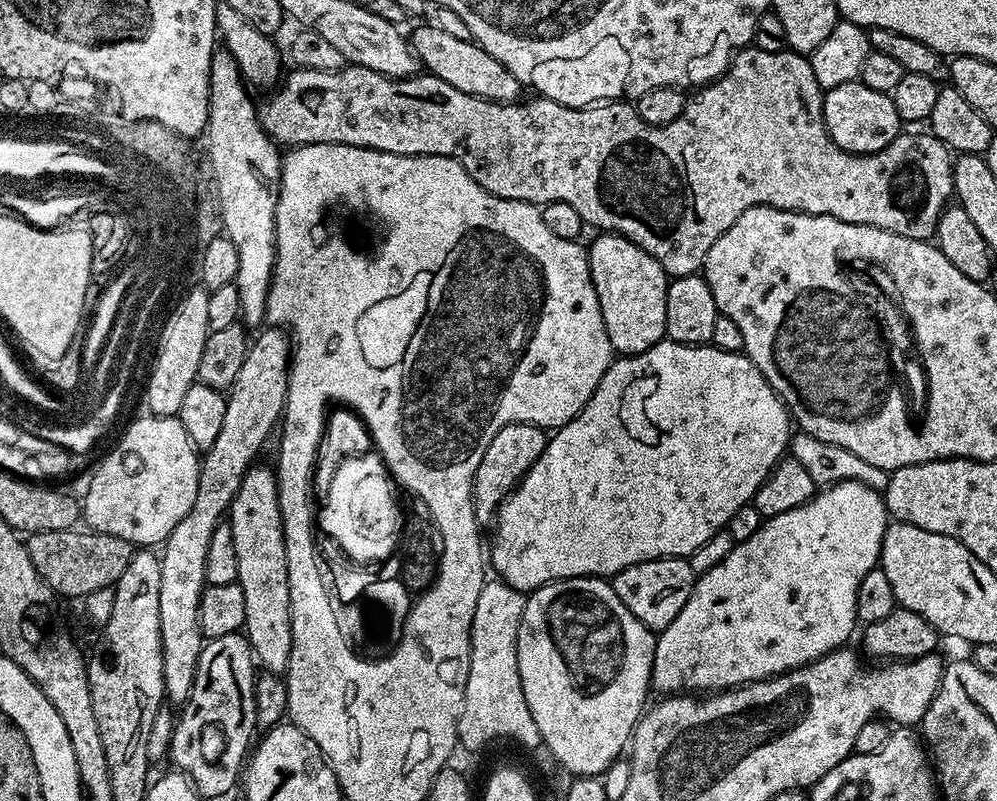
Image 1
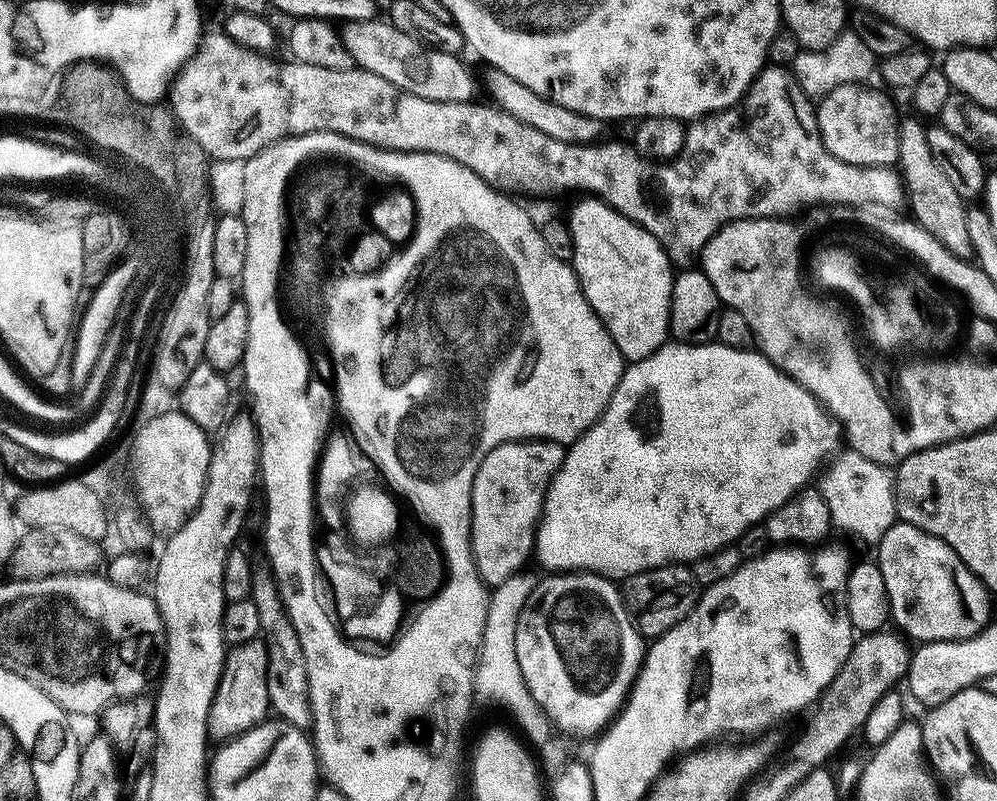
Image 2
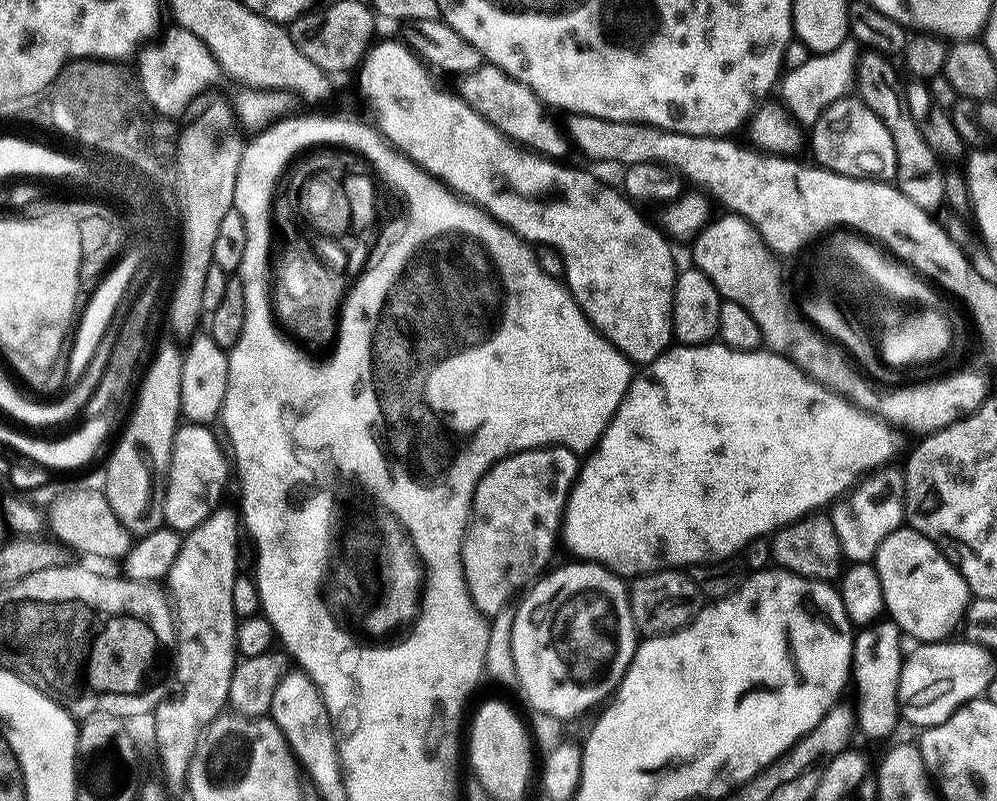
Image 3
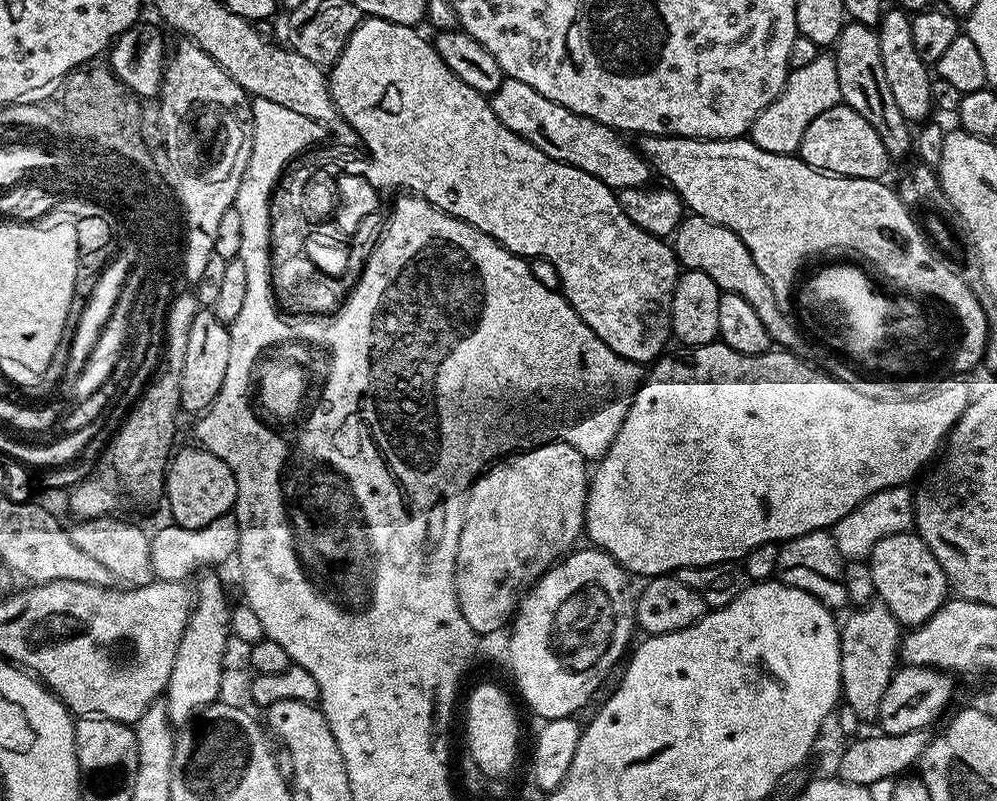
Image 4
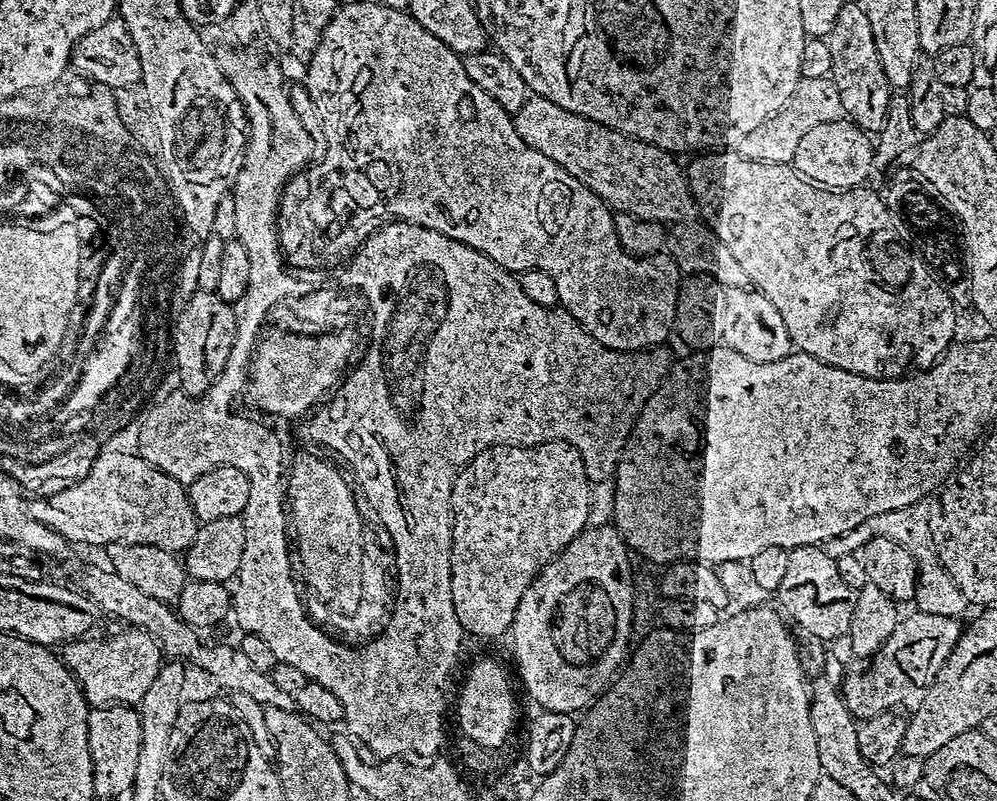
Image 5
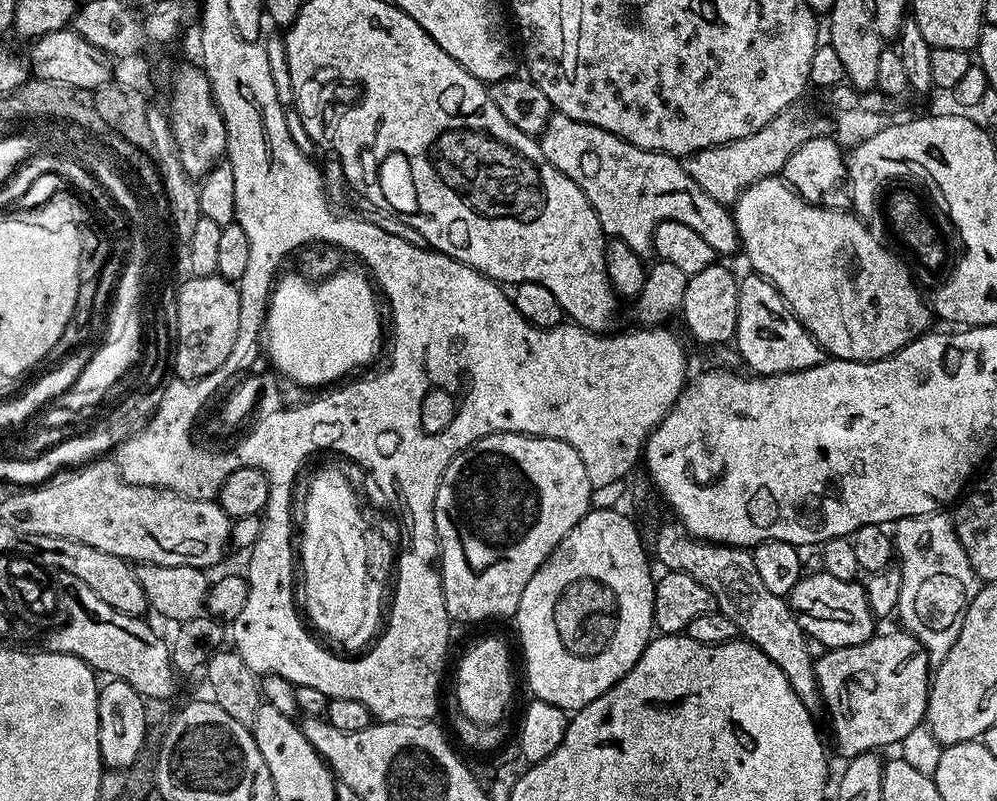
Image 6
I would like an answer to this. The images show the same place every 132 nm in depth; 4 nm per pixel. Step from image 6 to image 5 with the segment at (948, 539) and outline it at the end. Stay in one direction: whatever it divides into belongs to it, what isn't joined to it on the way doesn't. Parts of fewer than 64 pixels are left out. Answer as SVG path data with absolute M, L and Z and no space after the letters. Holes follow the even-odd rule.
M921 502L902 506L902 510L889 510L886 514L878 514L875 518L866 518L866 522L862 522L862 526L854 526L854 530L846 530L846 534L838 534L827 540L826 547L832 556L837 557L851 552L859 553L864 544L870 542L870 538L875 536L891 538L893 542L906 546L906 550L910 550L912 557L916 560L916 568L920 572L920 583L916 590L915 603L918 605L919 611L926 614L960 618L963 617L964 608L966 609L966 601L962 590L958 590L958 586L954 586L954 578L950 578L950 574L946 574L946 570L934 550L930 538L928 510L929 505Z

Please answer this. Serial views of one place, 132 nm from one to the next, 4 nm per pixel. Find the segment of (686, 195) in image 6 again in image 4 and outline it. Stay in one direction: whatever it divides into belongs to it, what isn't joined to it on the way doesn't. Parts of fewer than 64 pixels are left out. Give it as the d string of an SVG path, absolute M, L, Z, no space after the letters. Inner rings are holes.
M505 78L498 86L498 90L491 93L490 103L502 126L518 134L538 150L542 150L542 154L563 164L574 166L578 170L586 170L586 174L598 178L608 188L613 190L628 187L642 188L651 181L648 179L653 179L652 166L645 160L639 147L632 145L631 148L624 141L627 139L615 128L586 118L538 94L538 90L534 90L534 86L526 86L526 82Z

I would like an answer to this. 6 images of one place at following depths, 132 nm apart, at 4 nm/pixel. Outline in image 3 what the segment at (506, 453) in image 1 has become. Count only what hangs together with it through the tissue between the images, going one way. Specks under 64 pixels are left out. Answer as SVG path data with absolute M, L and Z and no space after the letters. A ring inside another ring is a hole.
M545 446L513 452L511 456L496 461L477 482L468 530L464 533L464 581L483 616L491 618L498 615L512 602L510 600L516 591L519 593L531 585L549 567L552 547L558 544L562 511L577 475L577 453L559 446Z

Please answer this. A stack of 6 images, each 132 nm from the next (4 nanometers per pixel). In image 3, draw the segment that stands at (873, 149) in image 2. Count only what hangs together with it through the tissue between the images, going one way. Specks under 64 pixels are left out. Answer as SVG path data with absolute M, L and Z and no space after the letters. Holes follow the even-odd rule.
M845 98L835 100L826 111L811 125L812 152L816 155L815 163L821 168L828 168L843 176L858 176L871 178L877 182L888 182L896 175L896 155L894 142L890 138L890 130L886 130L884 123L859 98Z

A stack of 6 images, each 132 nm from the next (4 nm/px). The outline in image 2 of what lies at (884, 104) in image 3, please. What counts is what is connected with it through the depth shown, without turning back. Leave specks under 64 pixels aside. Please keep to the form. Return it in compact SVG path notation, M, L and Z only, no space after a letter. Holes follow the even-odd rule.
M911 119L900 124L900 141L898 142L900 155L898 168L902 173L907 193L910 195L910 204L912 200L911 219L921 224L934 238L938 238L938 242L942 242L942 246L946 246L950 254L971 261L974 255L967 226L969 209L958 194L958 190L954 190L954 185L947 180L942 166L934 162L930 154L930 142L925 125L920 125L923 123L919 119Z

